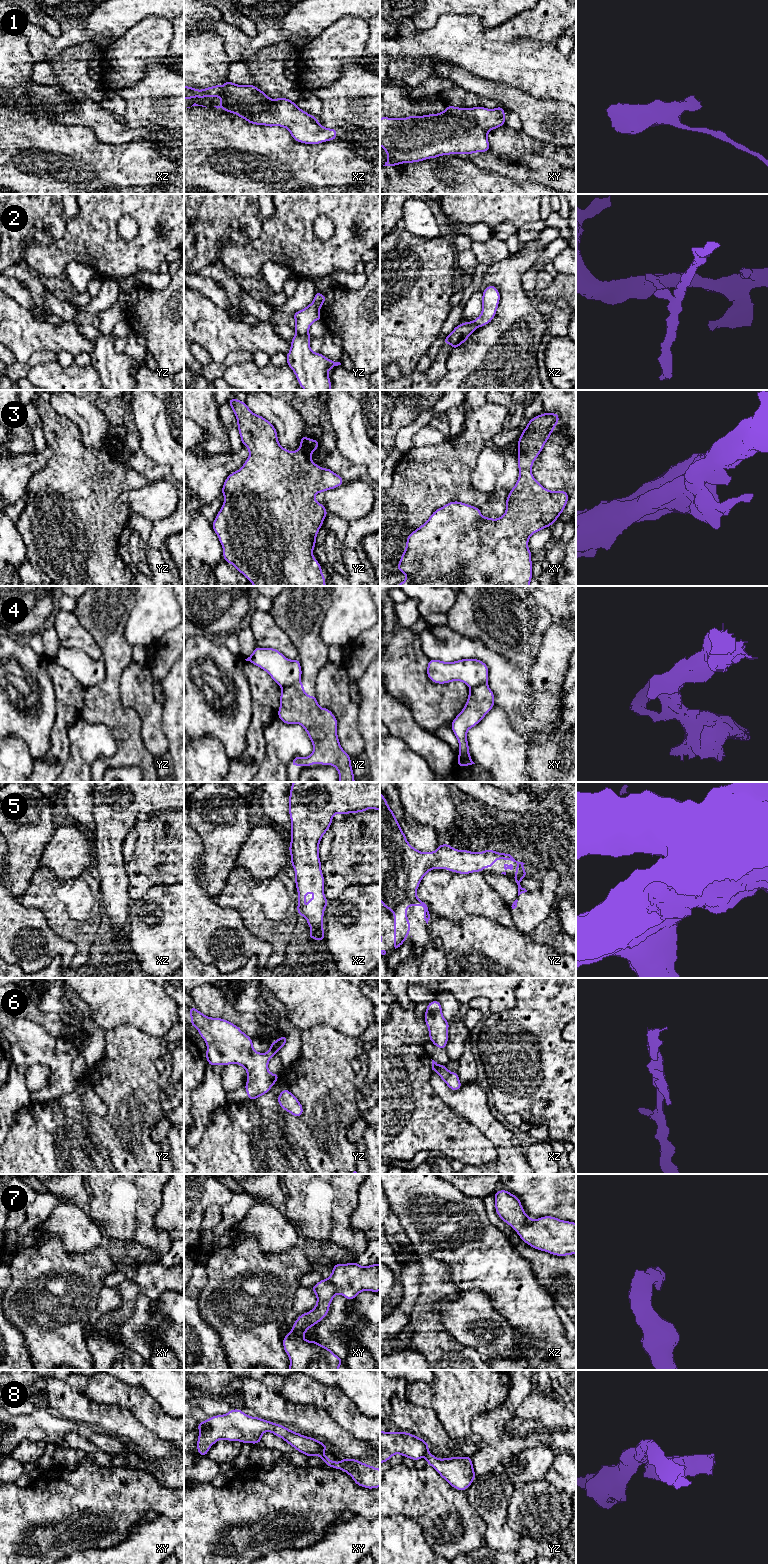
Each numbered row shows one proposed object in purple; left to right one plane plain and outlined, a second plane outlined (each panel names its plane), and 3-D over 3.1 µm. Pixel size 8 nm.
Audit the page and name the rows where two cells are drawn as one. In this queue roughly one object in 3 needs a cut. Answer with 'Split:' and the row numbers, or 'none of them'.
Split: 2, 4, 6, 8

